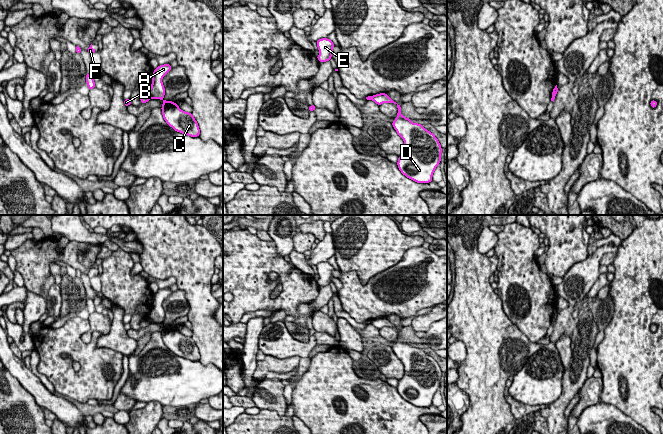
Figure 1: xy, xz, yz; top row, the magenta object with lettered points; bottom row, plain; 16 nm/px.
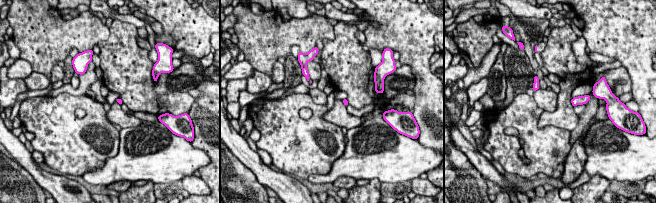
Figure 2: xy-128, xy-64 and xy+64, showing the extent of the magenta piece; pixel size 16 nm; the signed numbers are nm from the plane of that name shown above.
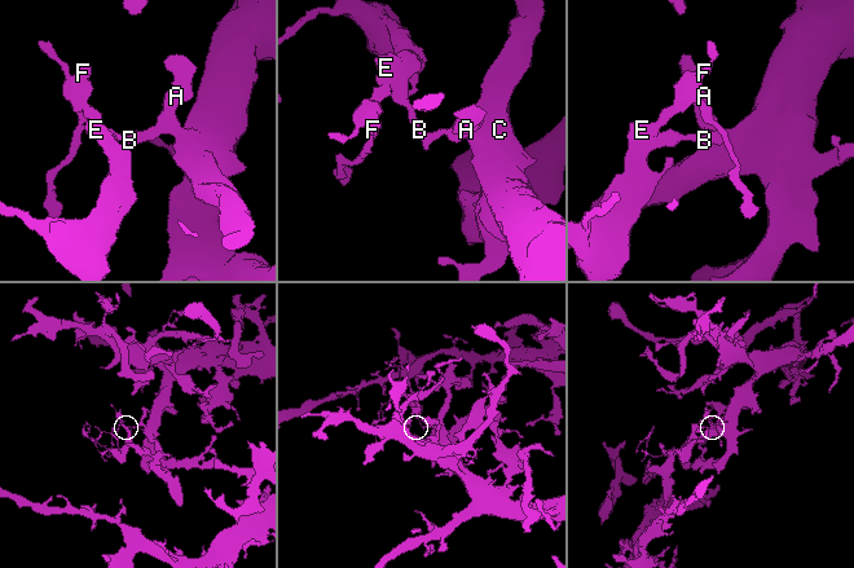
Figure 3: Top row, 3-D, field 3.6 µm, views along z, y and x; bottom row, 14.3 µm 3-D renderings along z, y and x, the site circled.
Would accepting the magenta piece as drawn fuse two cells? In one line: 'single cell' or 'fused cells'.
fused cells

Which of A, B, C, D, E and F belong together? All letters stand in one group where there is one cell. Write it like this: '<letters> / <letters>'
A C D / B E F

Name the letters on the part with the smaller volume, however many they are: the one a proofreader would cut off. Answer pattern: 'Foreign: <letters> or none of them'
Foreign: B, E, F

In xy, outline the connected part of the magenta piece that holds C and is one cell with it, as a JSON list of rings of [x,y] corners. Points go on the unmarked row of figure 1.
[[[169,287],[159,289],[152,298],[152,308],[148,315],[150,323],[160,323],[163,325],[161,334],[162,340],[166,347],[175,355],[182,358],[198,361],[200,353],[197,345],[192,337],[185,336],[179,332],[177,327],[164,324],[165,311],[163,309],[163,301],[172,293]]]

